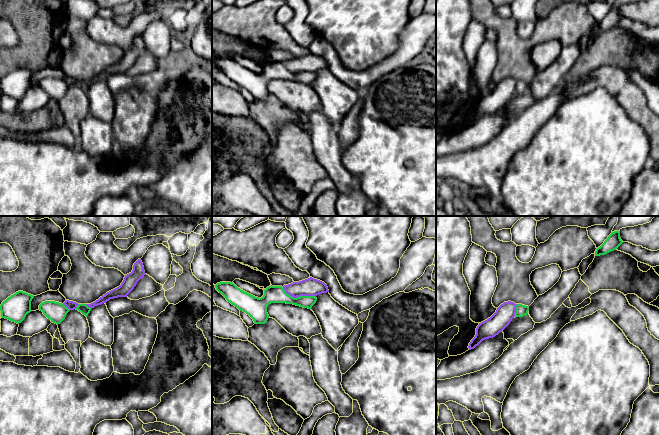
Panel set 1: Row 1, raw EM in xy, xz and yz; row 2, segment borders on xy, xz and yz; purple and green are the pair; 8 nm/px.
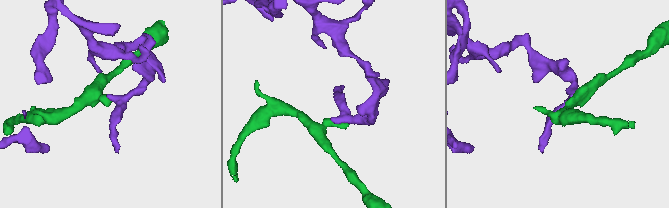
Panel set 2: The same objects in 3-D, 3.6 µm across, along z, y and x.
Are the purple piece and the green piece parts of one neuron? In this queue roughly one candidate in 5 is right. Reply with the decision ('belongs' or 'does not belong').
does not belong

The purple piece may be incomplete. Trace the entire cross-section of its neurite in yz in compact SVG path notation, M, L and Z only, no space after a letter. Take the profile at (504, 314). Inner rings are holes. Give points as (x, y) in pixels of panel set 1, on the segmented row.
M511 301L504 302L490 318L479 323L476 335L469 343L469 350L474 349L483 340L493 338L502 332L515 317L516 305Z

